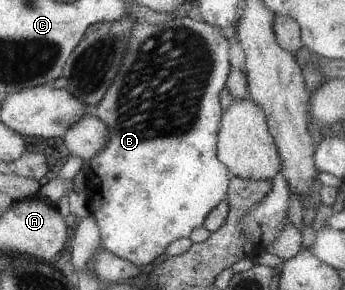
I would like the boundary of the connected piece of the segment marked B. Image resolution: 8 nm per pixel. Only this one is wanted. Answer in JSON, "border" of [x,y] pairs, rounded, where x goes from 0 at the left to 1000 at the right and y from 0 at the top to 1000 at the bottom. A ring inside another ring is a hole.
{"border":[[[501,55],[501,69],[472,83],[400,83],[386,79],[374,110],[371,145],[359,190],[345,221],[345,241],[328,262],[304,328],[287,355],[270,366],[267,393],[304,428],[313,445],[313,483],[261,552],[246,562],[255,593],[252,641],[264,648],[270,676],[287,676],[287,710],[261,745],[284,790],[290,848],[330,883],[397,917],[435,910],[452,886],[475,872],[487,841],[501,831],[548,817],[559,786],[586,779],[594,745],[635,700],[655,686],[661,593],[655,576],[626,545],[626,459],[632,448],[643,369],[635,355],[635,317],[649,303],[664,252],[667,203],[661,200],[661,148],[638,124],[635,97],[612,93],[594,76],[554,69],[528,55]]]}

